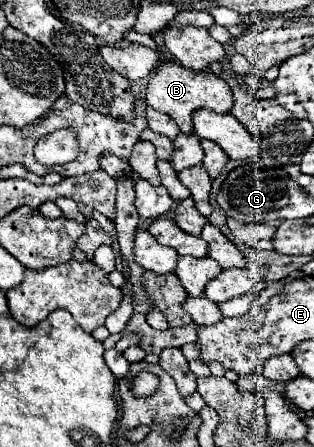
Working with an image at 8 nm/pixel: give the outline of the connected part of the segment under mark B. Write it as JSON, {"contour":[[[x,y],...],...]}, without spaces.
{"contour":[[[174,60],[162,62],[158,70],[150,76],[146,88],[146,104],[158,112],[164,112],[176,120],[182,132],[192,132],[192,112],[198,108],[210,108],[218,114],[230,112],[234,98],[230,86],[210,70],[184,68]]]}

